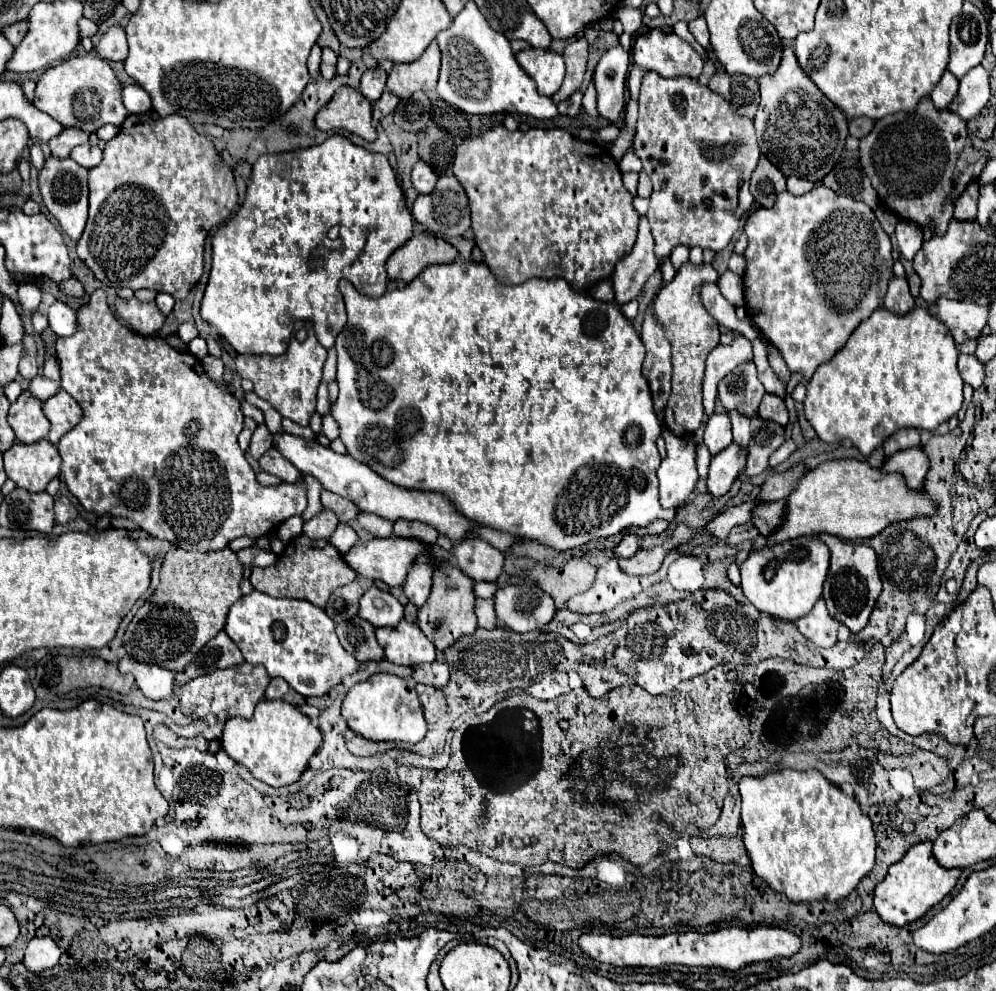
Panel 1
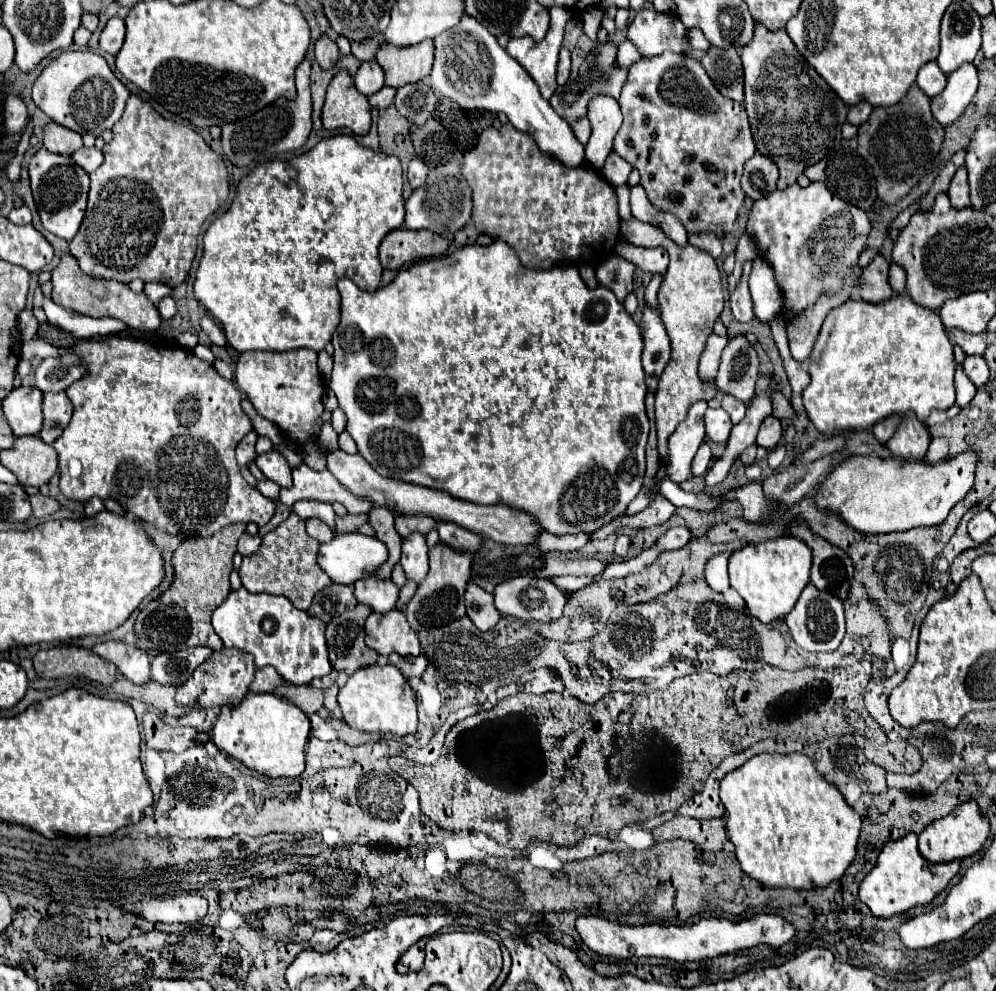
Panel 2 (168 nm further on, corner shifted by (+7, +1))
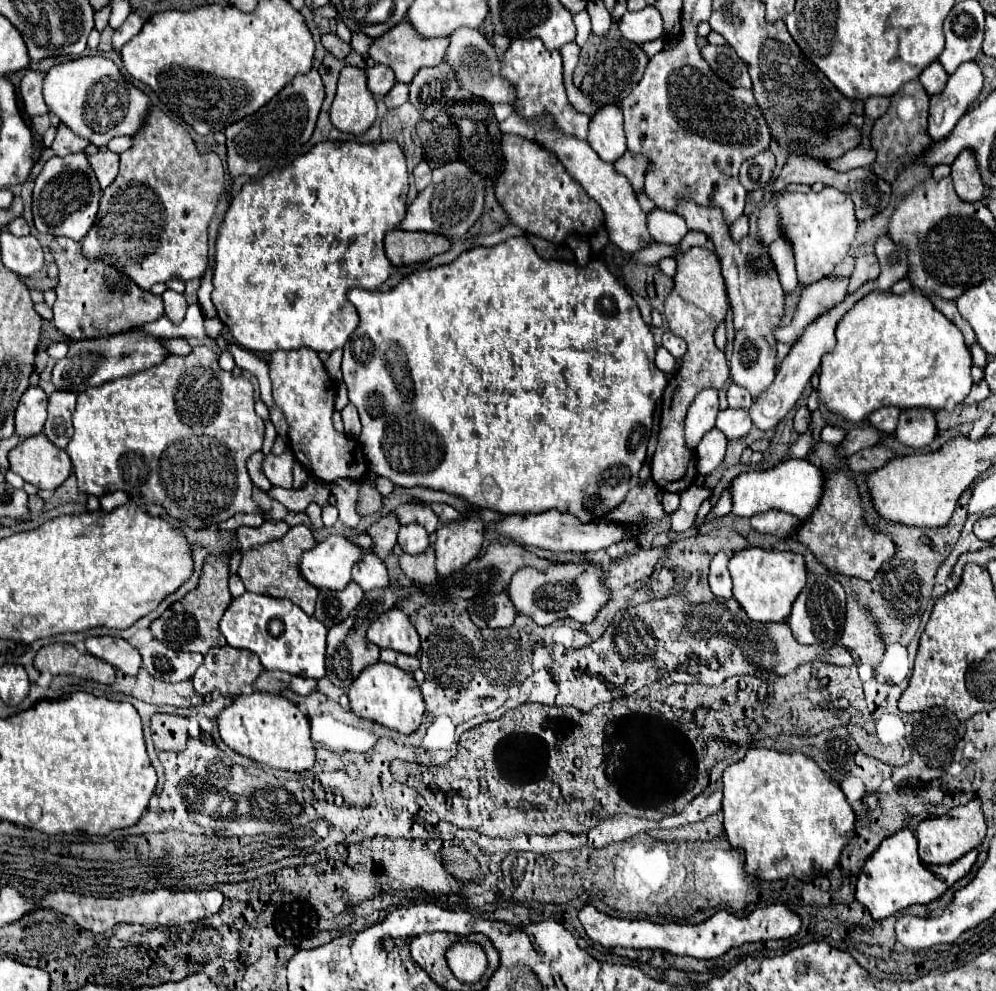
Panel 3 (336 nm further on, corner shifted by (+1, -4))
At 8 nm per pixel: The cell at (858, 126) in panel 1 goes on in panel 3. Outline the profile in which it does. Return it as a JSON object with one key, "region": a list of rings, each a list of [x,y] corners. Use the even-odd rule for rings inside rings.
{"region":[[[873,96],[873,98],[869,98],[865,102],[865,116],[879,118],[887,108],[889,108],[889,98],[885,98],[885,96]]]}

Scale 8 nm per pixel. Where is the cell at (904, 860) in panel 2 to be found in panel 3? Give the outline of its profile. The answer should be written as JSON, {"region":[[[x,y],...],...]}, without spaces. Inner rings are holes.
{"region":[[[903,828],[891,836],[887,836],[879,848],[865,860],[855,886],[855,898],[869,910],[875,920],[883,920],[893,916],[899,910],[905,910],[913,904],[929,904],[939,898],[949,886],[953,886],[959,878],[963,878],[971,866],[975,864],[979,848],[973,848],[969,854],[959,858],[957,862],[945,866],[931,866],[919,860],[917,854],[917,838],[911,830]]]}

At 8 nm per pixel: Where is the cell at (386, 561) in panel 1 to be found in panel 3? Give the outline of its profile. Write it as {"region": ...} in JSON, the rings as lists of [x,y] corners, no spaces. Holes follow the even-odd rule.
{"region":[[[329,536],[299,560],[299,574],[319,590],[343,590],[351,582],[351,566],[361,558],[361,548],[345,536]]]}

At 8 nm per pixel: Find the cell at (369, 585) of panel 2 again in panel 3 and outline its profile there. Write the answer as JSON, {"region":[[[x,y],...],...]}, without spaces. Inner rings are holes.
{"region":[[[365,550],[361,554],[361,560],[353,566],[353,572],[351,574],[353,574],[353,580],[363,590],[389,586],[389,576],[387,576],[385,562],[375,552],[371,552],[371,550]]]}

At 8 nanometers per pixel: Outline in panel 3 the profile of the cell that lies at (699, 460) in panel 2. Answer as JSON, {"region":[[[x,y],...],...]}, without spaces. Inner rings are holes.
{"region":[[[711,428],[697,444],[697,470],[701,476],[711,474],[723,460],[725,456],[725,446],[727,438],[719,428]]]}

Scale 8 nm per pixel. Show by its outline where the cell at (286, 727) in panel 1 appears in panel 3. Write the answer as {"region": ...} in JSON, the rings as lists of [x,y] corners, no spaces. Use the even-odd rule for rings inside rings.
{"region":[[[267,692],[239,694],[233,704],[217,716],[217,728],[223,742],[231,750],[271,768],[303,772],[315,764],[315,746],[309,734],[309,720],[291,700],[283,696]]]}

